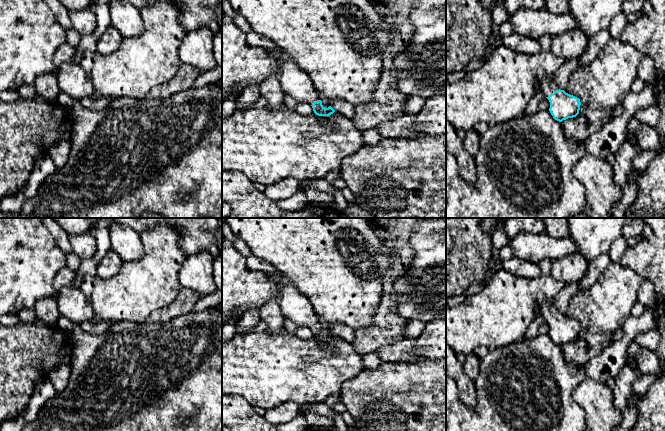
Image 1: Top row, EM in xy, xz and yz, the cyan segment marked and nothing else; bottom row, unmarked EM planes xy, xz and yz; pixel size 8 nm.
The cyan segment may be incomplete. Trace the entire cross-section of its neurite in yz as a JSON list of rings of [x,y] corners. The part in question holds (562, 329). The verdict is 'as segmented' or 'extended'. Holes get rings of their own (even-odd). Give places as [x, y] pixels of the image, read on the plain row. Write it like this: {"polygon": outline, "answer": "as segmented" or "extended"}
{"polygon": [[[552,299],[543,303],[539,310],[539,316],[549,324],[549,335],[555,344],[562,346],[579,338],[580,323],[560,314]]], "answer": "extended"}

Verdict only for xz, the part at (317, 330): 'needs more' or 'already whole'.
needs more

